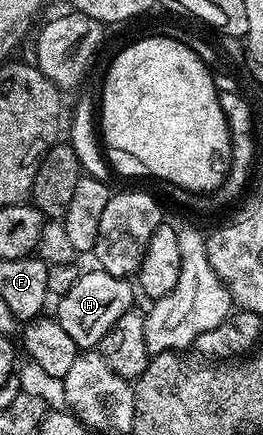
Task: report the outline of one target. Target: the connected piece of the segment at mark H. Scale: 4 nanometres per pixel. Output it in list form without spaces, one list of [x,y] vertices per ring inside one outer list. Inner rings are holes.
[[[100,268],[92,269],[81,273],[79,280],[75,280],[75,284],[71,284],[71,288],[67,288],[67,292],[56,299],[57,323],[67,331],[71,340],[75,340],[79,348],[100,347],[103,336],[111,332],[115,320],[119,320],[119,316],[123,316],[135,306],[135,286],[128,277],[120,278]]]

